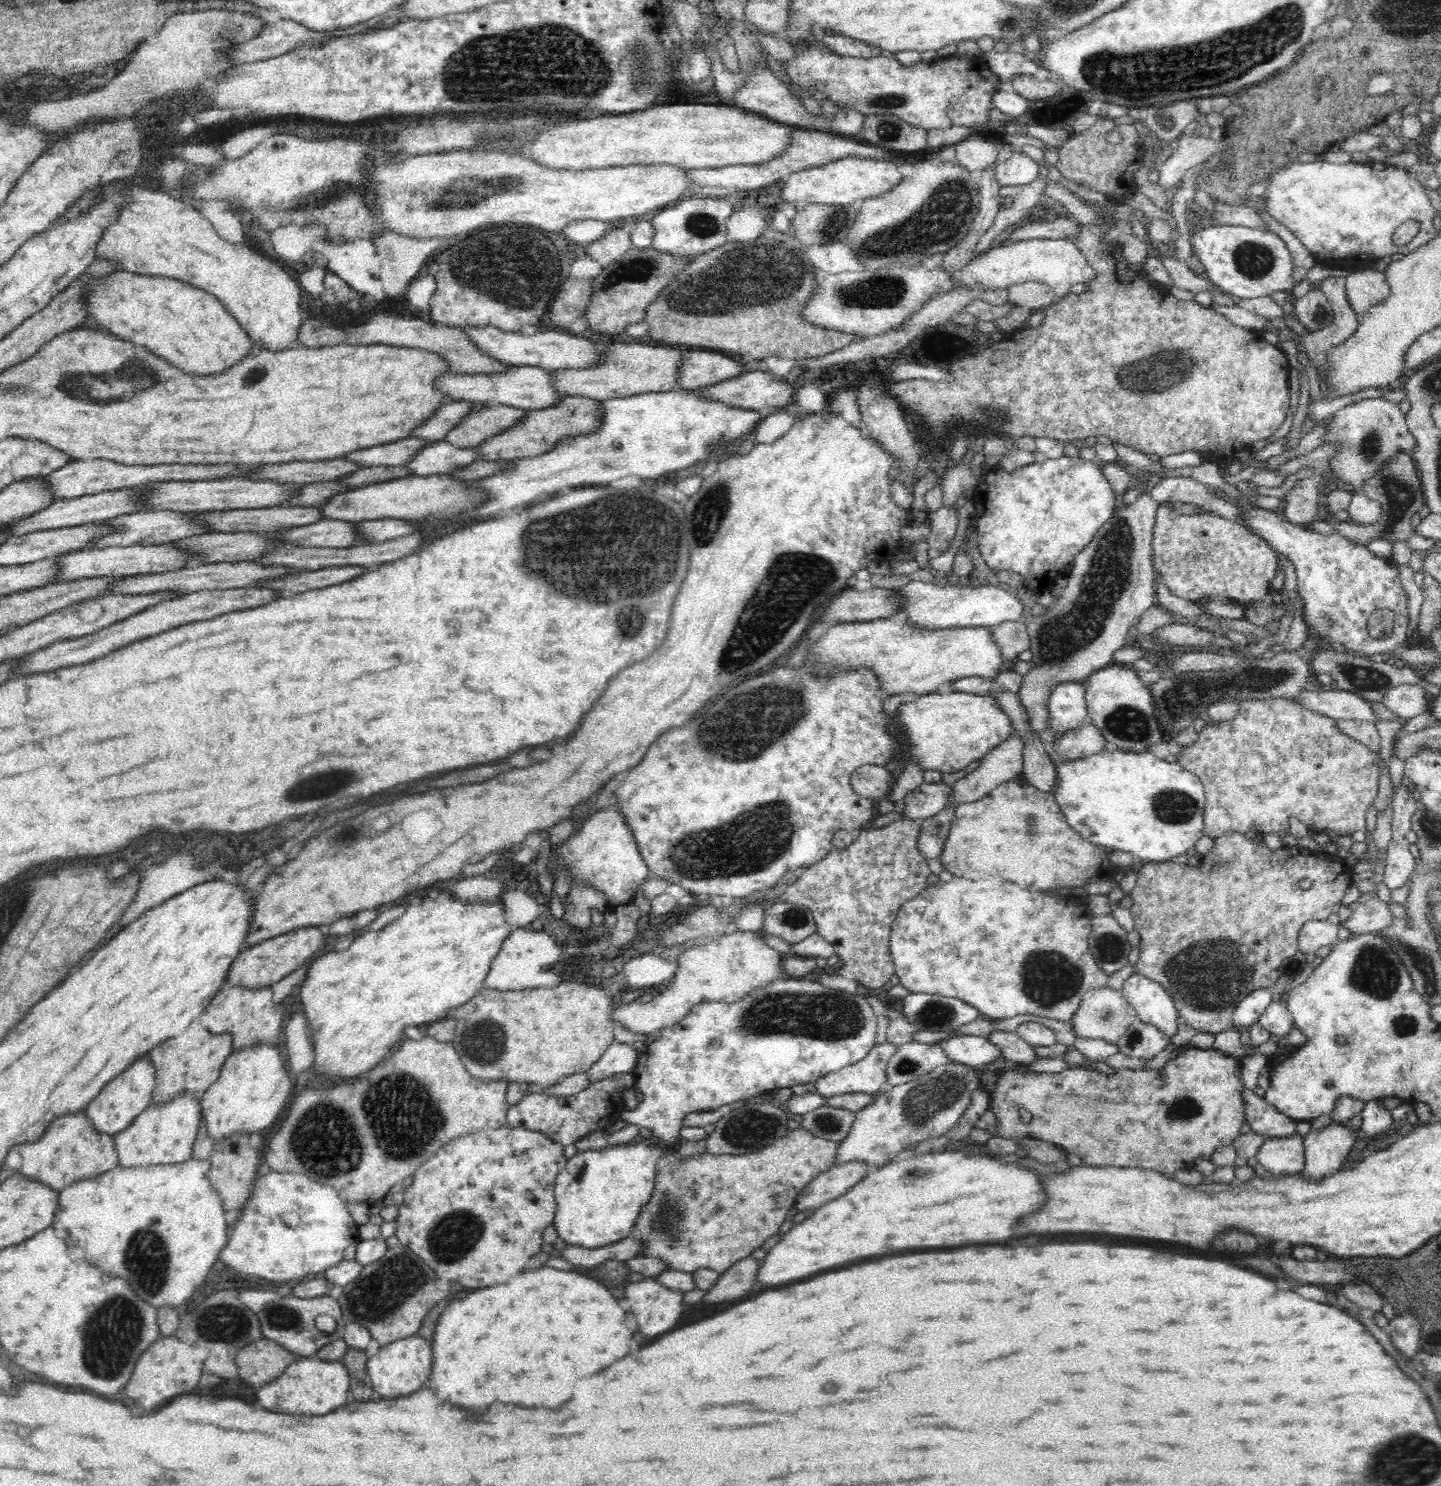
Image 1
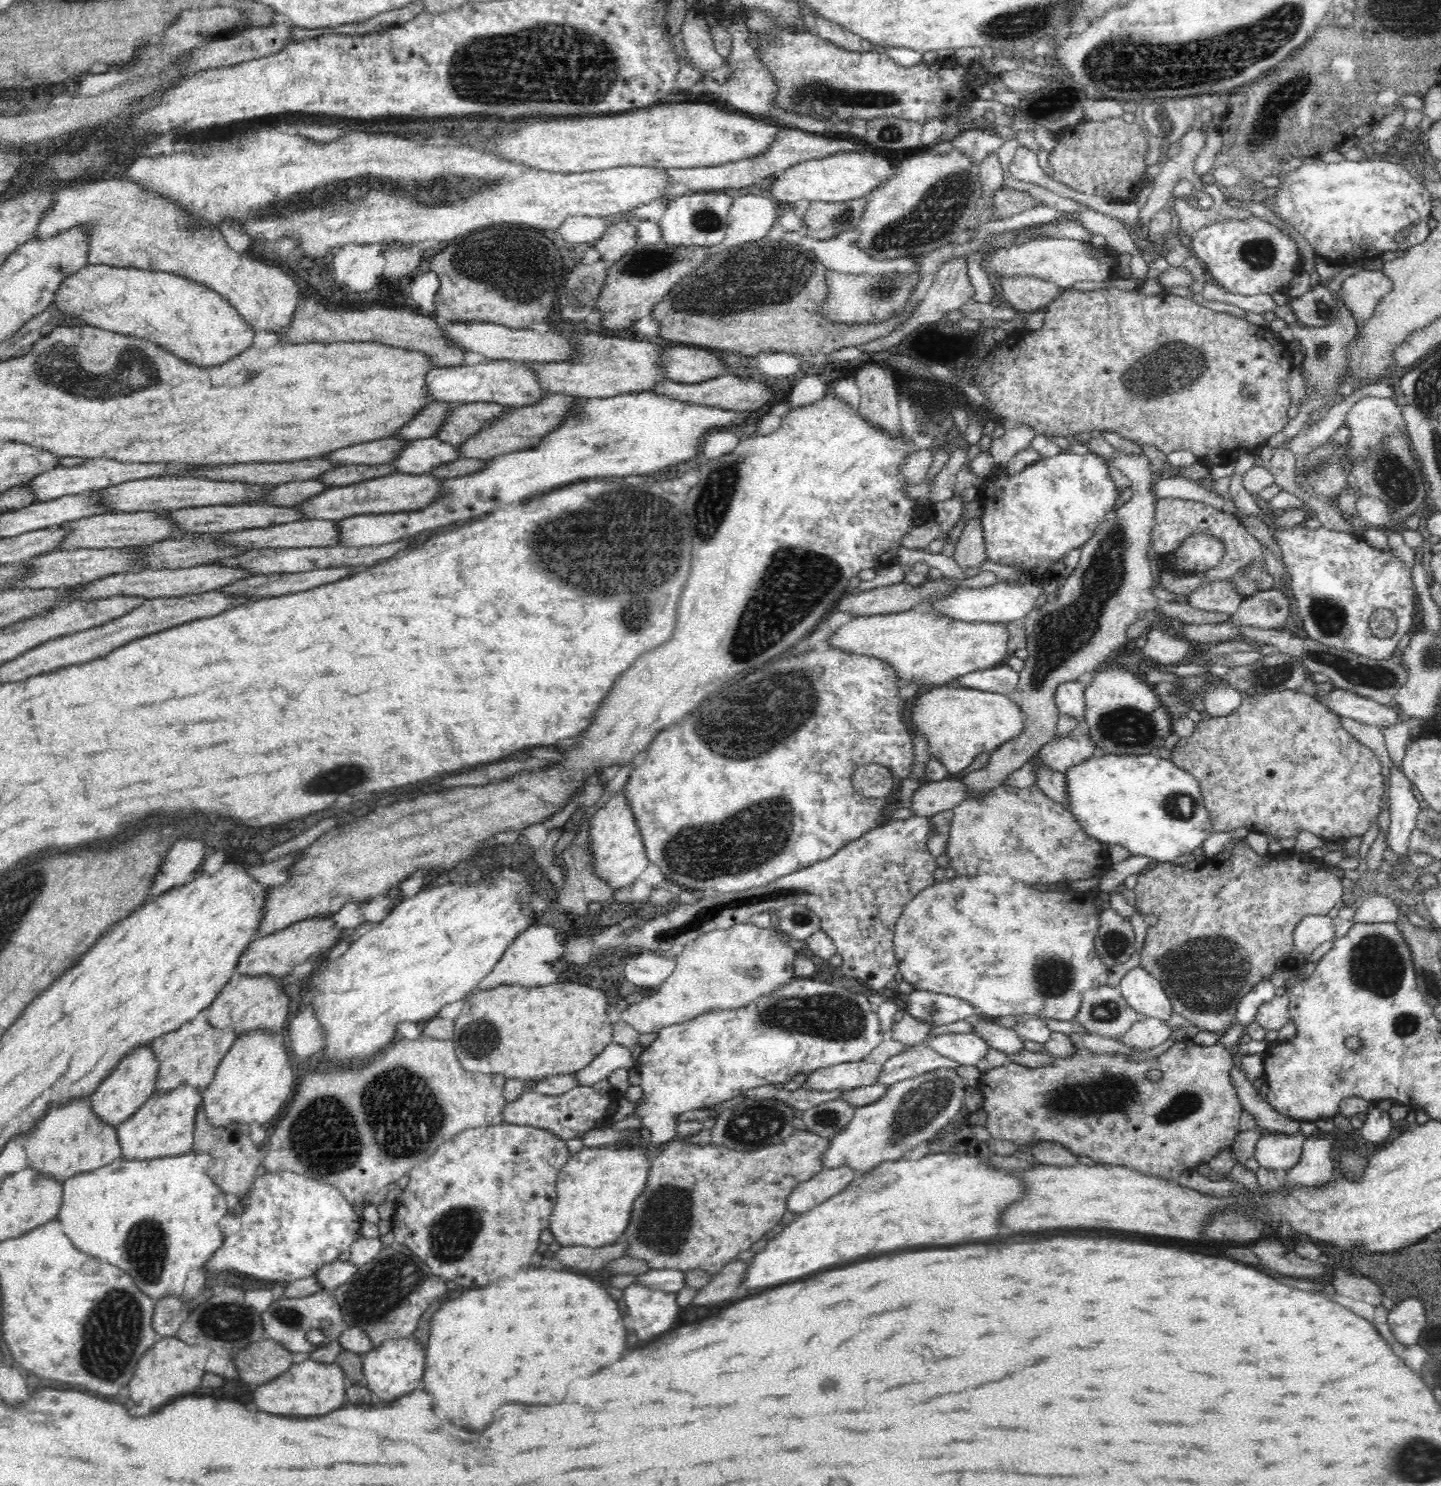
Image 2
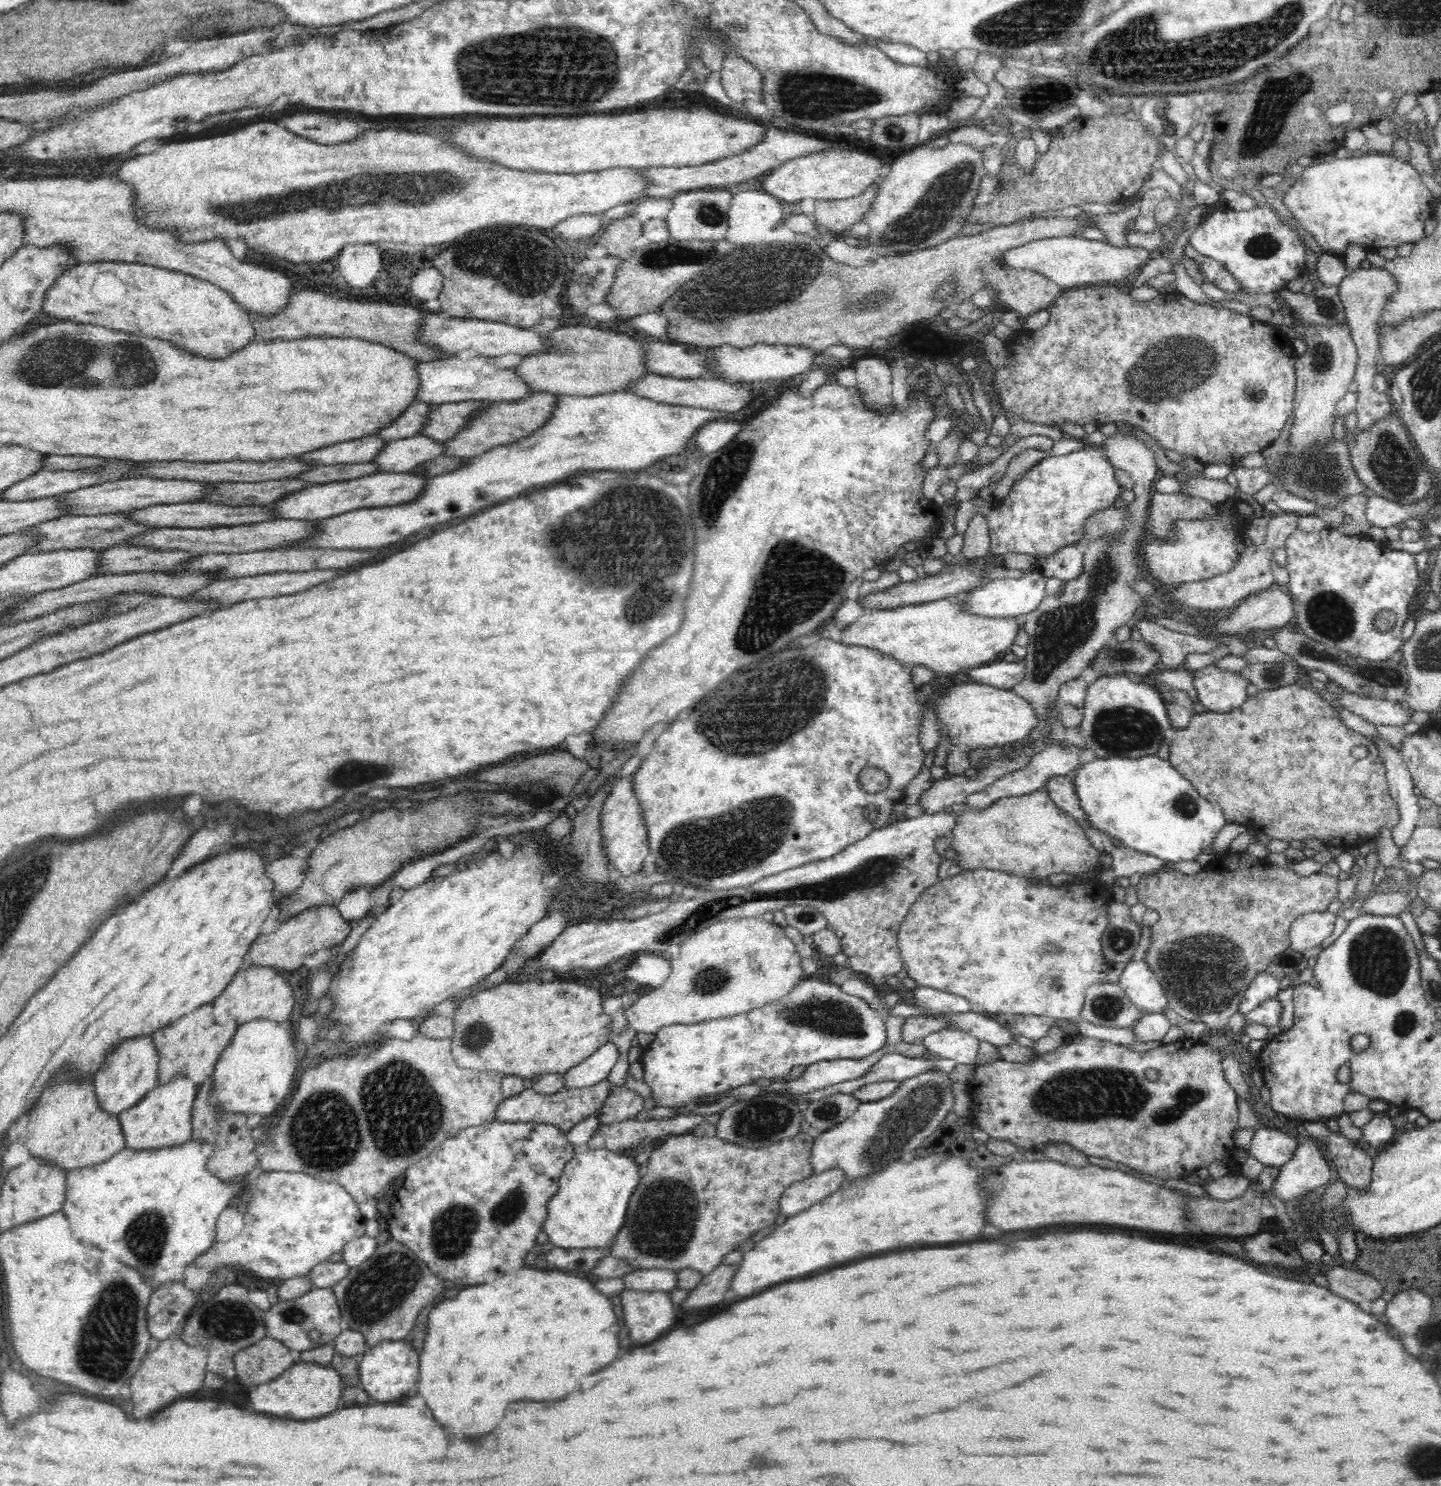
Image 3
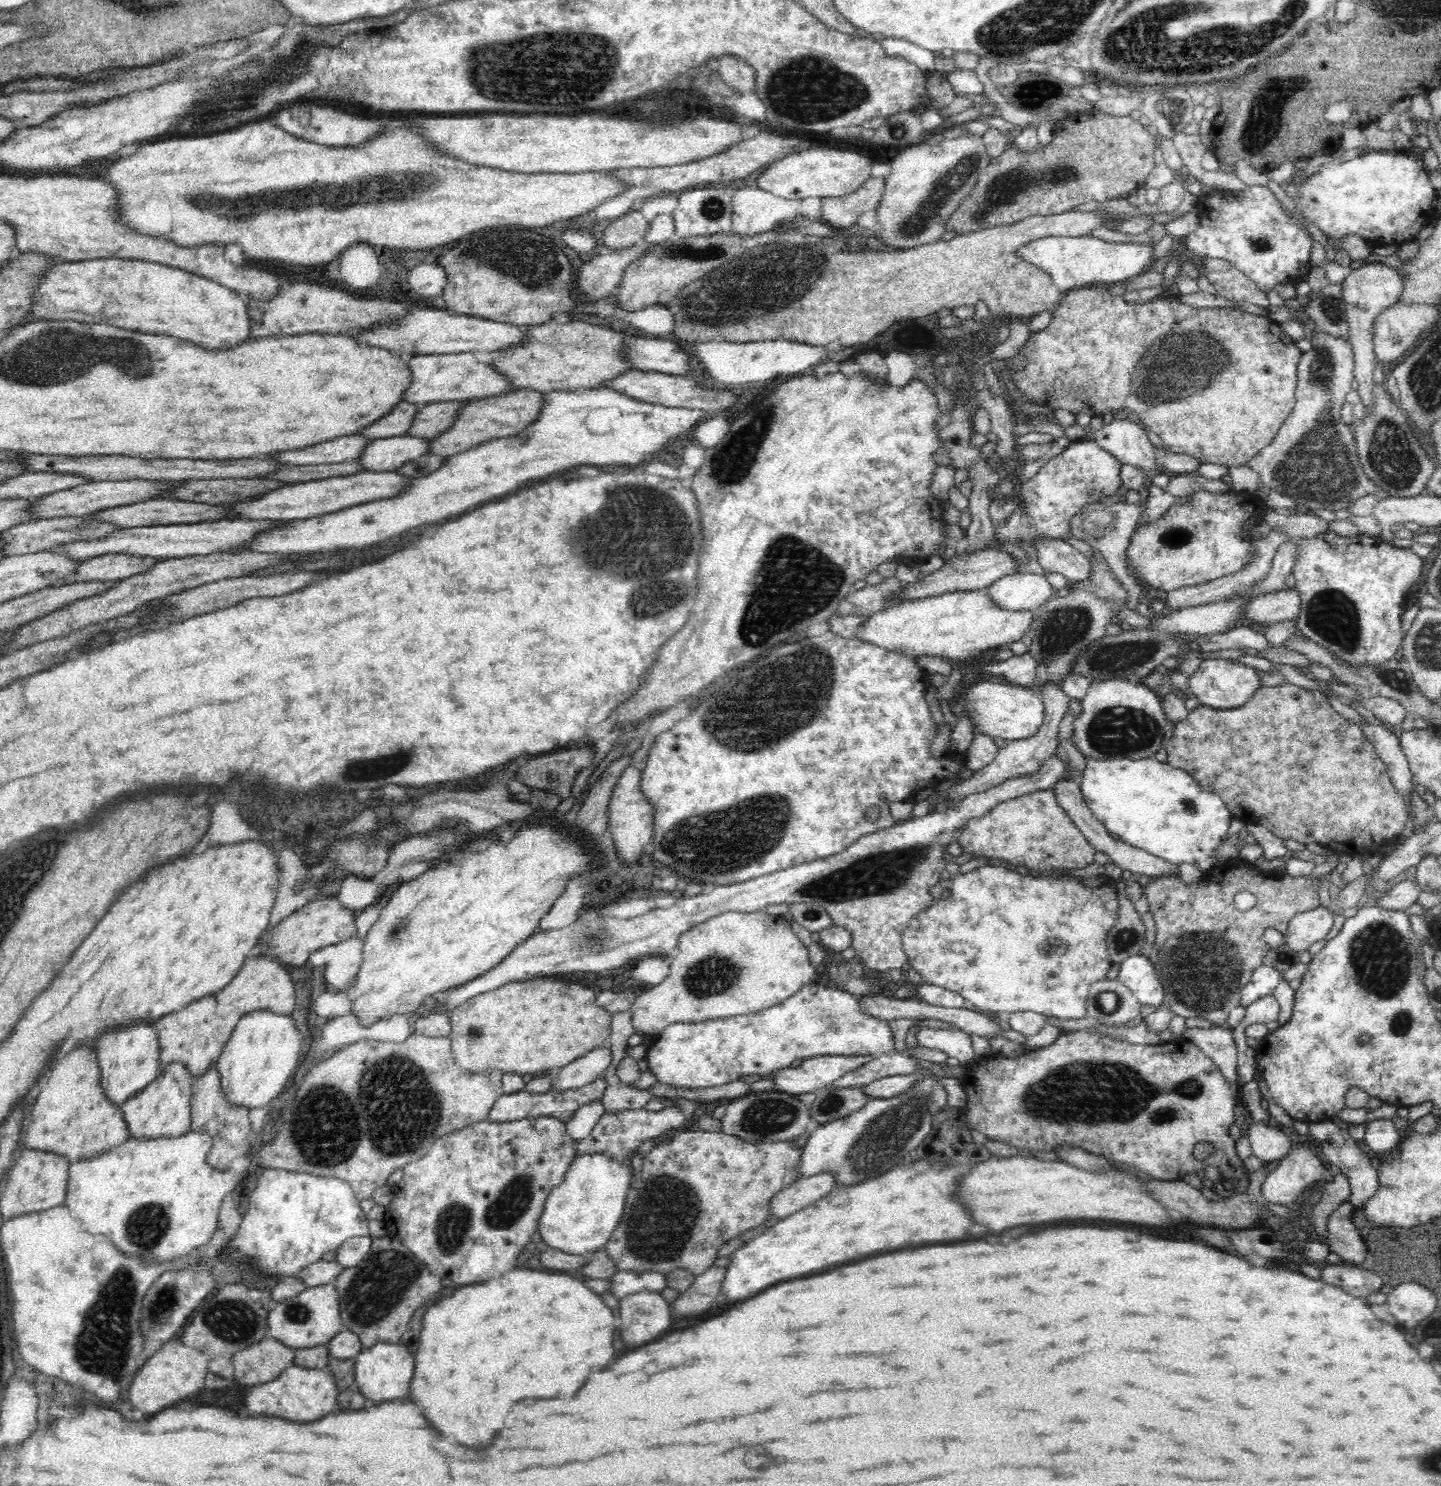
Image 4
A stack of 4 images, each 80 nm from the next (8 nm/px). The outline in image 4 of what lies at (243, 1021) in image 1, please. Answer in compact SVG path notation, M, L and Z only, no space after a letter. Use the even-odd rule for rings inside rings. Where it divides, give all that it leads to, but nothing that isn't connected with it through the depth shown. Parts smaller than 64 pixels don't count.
M251 955L248 957L237 976L222 990L216 991L216 1014L228 1016L230 1014L252 1014L256 1011L272 1011L276 1015L291 1015L294 1010L296 989L292 983L291 975L286 968L280 966L276 959L266 956Z

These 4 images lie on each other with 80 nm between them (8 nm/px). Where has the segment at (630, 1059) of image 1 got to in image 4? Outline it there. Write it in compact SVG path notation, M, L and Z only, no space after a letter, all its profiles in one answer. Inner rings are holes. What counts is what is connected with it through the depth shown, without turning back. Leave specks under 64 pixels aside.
M607 1043L596 1047L574 1062L568 1063L566 1067L559 1068L558 1076L551 1082L549 1090L564 1092L594 1082L606 1074L607 1068L612 1064L611 1058L611 1047Z

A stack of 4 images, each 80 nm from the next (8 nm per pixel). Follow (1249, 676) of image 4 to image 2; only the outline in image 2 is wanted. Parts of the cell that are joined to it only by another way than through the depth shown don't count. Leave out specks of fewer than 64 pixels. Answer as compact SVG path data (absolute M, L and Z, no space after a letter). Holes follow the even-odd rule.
M1225 684L1212 686L1205 694L1204 706L1212 718L1223 718L1232 715L1246 699L1240 691L1233 690Z

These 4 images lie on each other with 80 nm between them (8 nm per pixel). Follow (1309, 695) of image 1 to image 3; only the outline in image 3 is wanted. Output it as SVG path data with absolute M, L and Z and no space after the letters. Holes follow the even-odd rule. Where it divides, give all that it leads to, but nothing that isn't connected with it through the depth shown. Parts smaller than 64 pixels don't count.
M1345 689L1338 697L1340 709L1358 714L1376 726L1403 726L1411 722L1410 710L1399 702L1364 698Z

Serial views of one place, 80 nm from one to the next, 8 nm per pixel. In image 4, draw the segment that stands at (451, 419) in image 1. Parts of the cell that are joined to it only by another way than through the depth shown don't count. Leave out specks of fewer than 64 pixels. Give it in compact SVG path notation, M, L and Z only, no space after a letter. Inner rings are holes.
M402 400L395 404L392 410L389 410L384 416L378 418L376 422L362 428L360 434L372 439L406 435L406 431L410 428L418 409L419 405Z

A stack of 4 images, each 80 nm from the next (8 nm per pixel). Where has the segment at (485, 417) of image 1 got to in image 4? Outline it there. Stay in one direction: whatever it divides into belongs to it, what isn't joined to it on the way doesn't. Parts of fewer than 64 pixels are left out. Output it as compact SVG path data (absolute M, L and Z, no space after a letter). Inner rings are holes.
M444 401L440 403L425 403L419 406L414 415L406 435L416 438L431 439L440 433L446 432L457 417L459 408L468 401Z

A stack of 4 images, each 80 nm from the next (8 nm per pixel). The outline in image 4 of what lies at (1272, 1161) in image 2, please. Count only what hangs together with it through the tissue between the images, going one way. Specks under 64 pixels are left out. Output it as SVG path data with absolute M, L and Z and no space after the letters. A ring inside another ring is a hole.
M1254 1123L1247 1131L1253 1155L1266 1163L1282 1160L1292 1150L1290 1138L1270 1124Z

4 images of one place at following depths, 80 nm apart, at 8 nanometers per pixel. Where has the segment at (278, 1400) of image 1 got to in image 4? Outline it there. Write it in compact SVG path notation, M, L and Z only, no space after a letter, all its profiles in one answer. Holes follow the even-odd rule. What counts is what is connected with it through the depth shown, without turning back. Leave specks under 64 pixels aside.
M292 1365L282 1371L276 1380L268 1384L254 1385L254 1388L246 1394L246 1410L248 1416L278 1416L284 1420L318 1420L320 1416L330 1414L336 1406L336 1392L338 1385L334 1384L334 1375L328 1369L304 1368L300 1365Z

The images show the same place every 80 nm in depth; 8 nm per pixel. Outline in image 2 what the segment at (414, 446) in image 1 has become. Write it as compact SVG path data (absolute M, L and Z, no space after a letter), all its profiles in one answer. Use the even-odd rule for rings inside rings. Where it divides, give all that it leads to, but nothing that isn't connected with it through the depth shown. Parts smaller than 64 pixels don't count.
M378 440L376 444L356 444L356 448L344 448L344 452L336 452L336 456L324 458L342 465L390 464L406 443L406 440Z

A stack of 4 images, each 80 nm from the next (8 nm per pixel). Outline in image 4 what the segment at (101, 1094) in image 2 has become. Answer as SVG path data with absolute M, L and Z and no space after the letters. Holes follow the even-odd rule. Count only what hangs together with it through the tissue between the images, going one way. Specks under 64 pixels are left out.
M140 1022L136 1028L124 1028L124 1030L112 1030L102 1034L96 1044L98 1065L100 1065L100 1088L105 1100L120 1106L138 1095L150 1084L154 1083L160 1074L159 1061L160 1045L154 1024Z

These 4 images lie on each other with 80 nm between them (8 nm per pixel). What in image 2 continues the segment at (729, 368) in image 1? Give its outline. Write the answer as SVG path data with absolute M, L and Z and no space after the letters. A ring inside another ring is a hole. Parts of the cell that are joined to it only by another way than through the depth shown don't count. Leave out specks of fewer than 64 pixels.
M694 346L666 347L664 361L668 380L689 385L718 379L726 370L726 364L708 354L706 348Z

